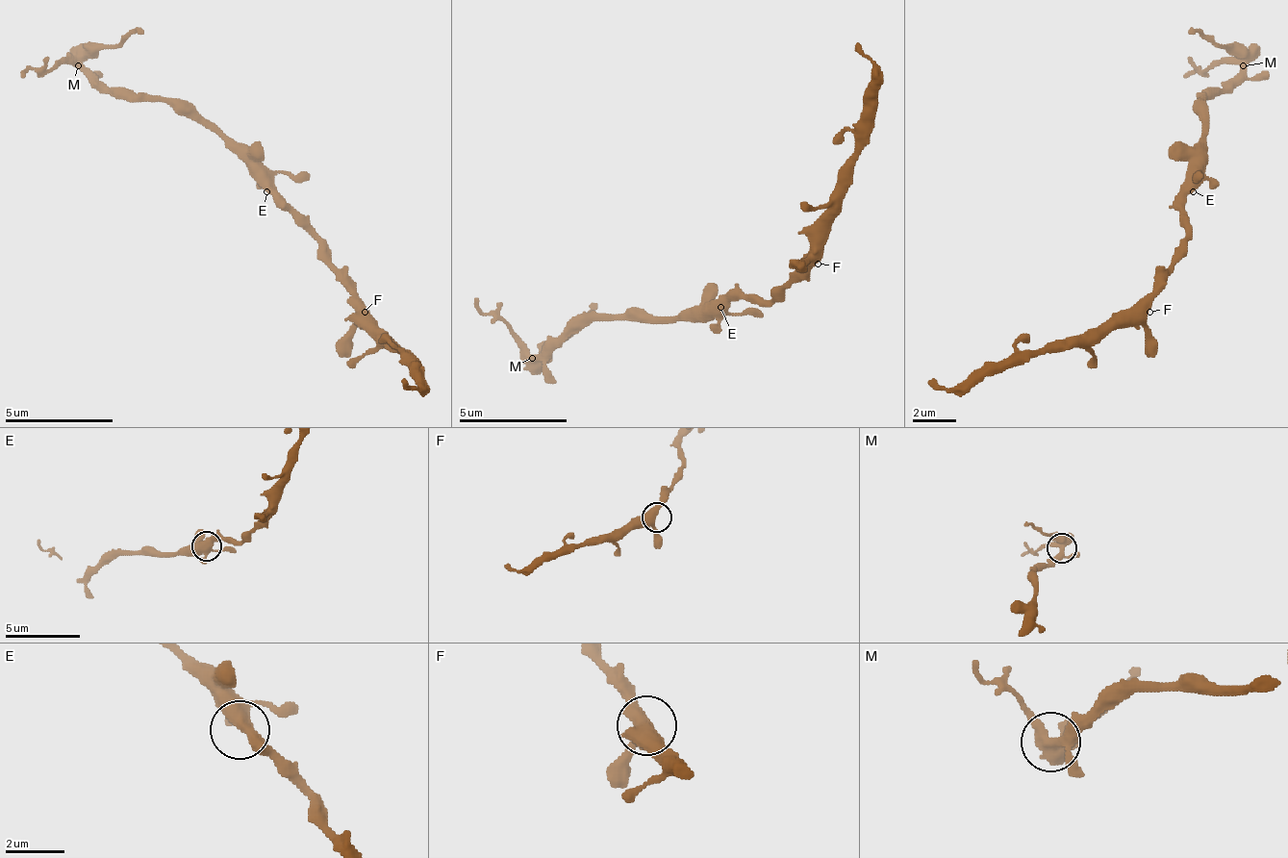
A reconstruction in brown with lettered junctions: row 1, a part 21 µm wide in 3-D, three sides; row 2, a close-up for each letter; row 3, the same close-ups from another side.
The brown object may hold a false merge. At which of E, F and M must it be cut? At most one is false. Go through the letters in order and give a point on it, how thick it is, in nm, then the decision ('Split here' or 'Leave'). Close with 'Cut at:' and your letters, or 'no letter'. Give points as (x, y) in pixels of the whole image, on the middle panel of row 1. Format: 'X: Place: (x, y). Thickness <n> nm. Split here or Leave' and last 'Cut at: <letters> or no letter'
E: Place: (720, 307). Thickness 400 nm. Leave
F: Place: (818, 264). Thickness 400 nm. Leave
M: Place: (532, 358). Thickness 420 nm. Split here
Cut at: M

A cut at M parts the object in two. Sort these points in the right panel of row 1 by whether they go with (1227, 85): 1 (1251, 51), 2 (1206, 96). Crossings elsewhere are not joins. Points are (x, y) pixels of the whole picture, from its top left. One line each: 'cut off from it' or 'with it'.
1: cut off from it
2: with it

